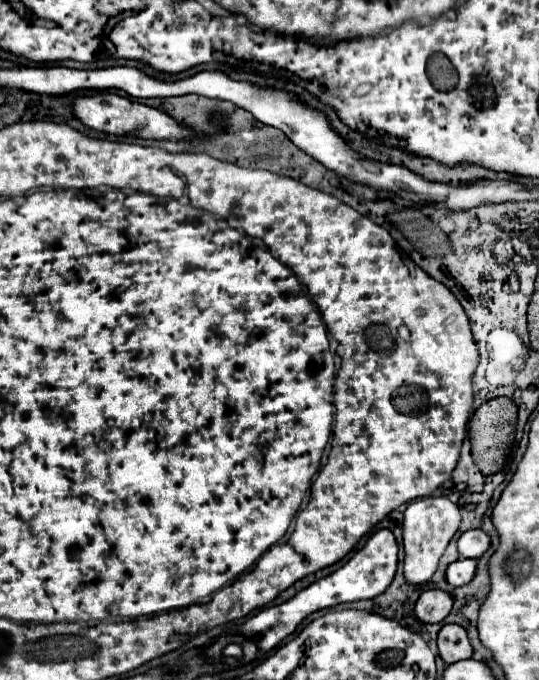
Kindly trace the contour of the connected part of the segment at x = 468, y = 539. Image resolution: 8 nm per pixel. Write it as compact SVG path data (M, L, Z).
M468 530L460 534L456 546L458 546L460 558L480 558L488 550L490 538L482 530Z

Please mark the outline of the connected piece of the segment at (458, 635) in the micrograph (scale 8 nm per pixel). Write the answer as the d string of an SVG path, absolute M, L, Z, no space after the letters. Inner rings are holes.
M446 624L438 632L438 652L446 664L454 664L458 660L470 658L472 646L466 636L466 630L458 624Z

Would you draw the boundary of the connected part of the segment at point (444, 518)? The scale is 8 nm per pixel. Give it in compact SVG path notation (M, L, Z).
M422 498L422 502L412 502L404 512L404 578L408 584L424 584L432 578L436 572L438 560L444 554L450 538L456 534L460 526L460 510L456 504L452 504L448 498Z

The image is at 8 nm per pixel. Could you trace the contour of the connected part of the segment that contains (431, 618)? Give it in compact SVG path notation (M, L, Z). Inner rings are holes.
M428 590L416 602L416 616L424 624L440 624L452 610L452 596L444 590Z

